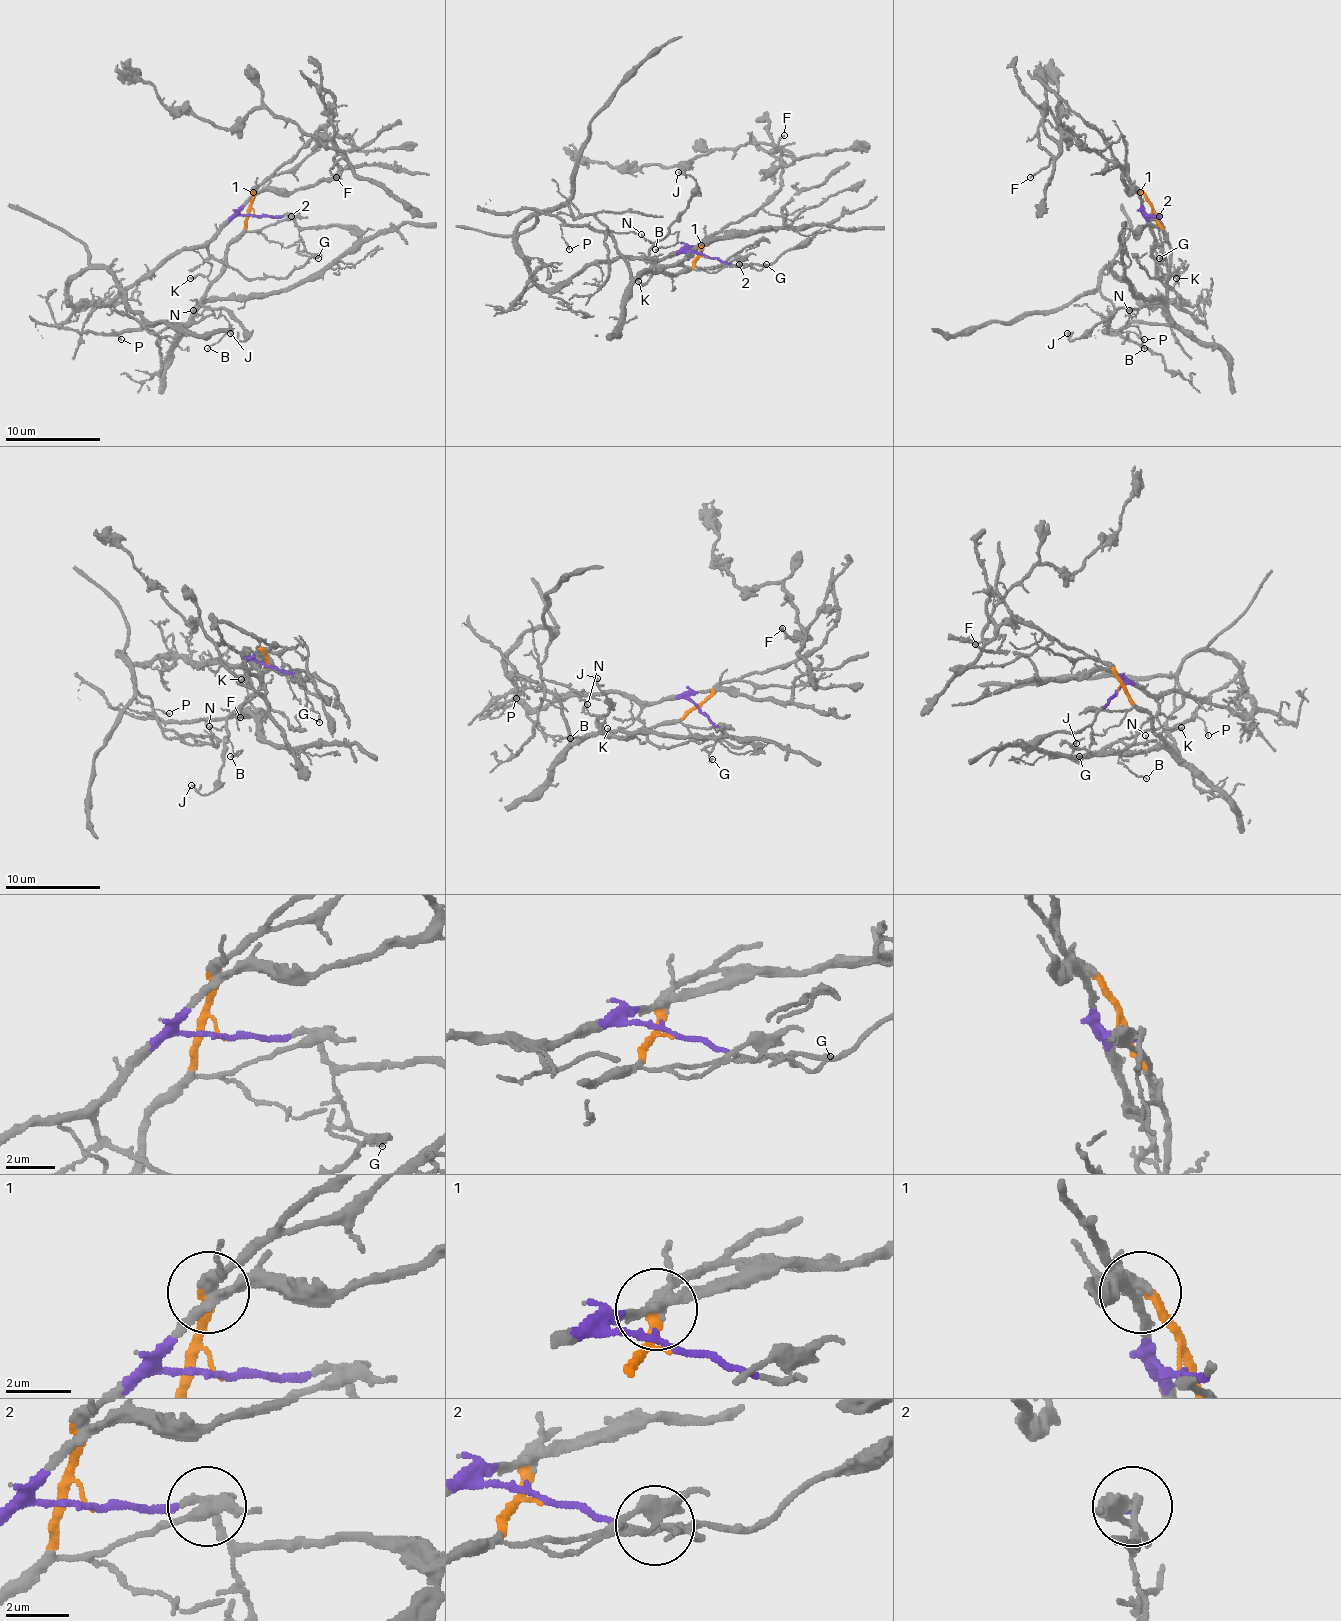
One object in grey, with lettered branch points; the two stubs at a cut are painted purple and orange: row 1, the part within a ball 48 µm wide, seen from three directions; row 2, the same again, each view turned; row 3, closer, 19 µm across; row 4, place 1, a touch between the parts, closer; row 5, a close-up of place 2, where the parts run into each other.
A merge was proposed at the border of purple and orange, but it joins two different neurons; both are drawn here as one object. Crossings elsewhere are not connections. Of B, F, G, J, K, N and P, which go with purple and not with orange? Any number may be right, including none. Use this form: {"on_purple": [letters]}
{"on_purple": ["G"]}

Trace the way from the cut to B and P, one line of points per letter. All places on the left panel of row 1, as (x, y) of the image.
B: (255, 216), (248, 213), (244, 233), (229, 247), (227, 266), (201, 304), (215, 309), (229, 323), (208, 349)
P: (255, 216), (248, 213), (227, 266), (187, 323), (113, 332), (120, 339)

